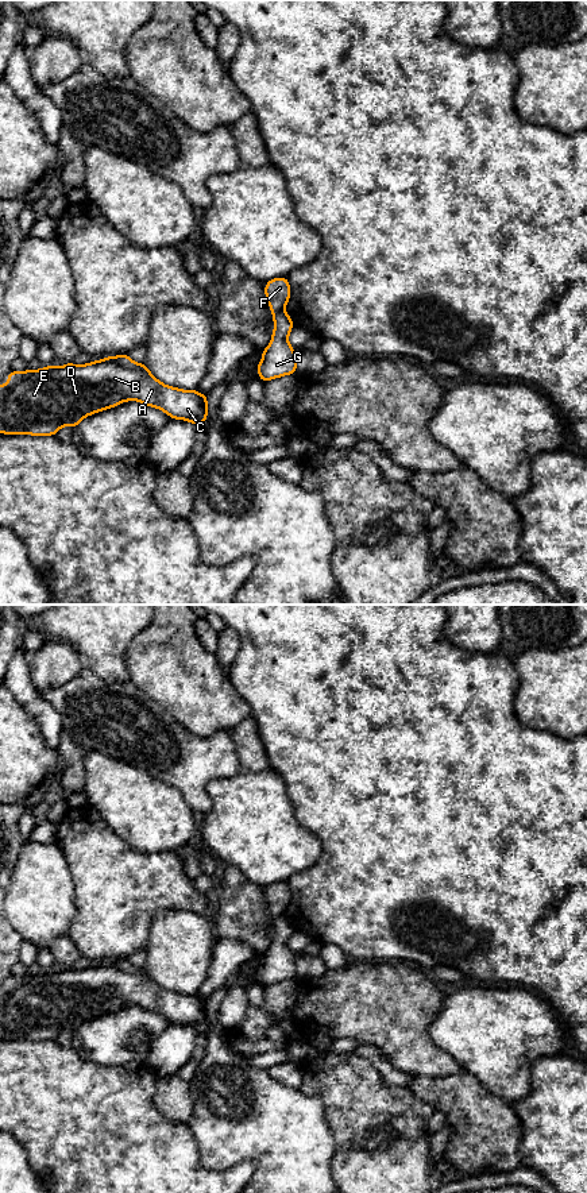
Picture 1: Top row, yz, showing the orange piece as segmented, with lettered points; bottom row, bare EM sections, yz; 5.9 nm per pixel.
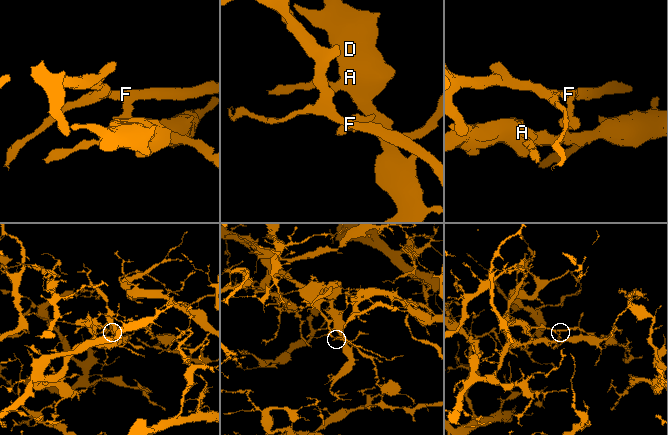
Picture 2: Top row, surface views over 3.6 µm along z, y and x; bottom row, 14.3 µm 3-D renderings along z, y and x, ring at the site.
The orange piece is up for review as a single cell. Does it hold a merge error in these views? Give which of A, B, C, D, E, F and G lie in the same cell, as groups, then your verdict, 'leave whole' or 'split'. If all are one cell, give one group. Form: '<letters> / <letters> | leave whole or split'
A B C D E G / F | split

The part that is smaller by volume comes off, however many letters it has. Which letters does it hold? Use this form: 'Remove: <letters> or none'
Remove: F

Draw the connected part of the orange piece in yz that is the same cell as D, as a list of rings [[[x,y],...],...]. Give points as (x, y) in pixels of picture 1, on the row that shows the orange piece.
[[[128,354],[107,356],[86,364],[65,363],[39,370],[9,371],[8,382],[0,385],[0,433],[55,436],[62,426],[77,428],[88,416],[138,401],[184,420],[196,426],[208,417],[208,395],[198,390],[167,386],[157,379],[144,363],[134,362]]]

